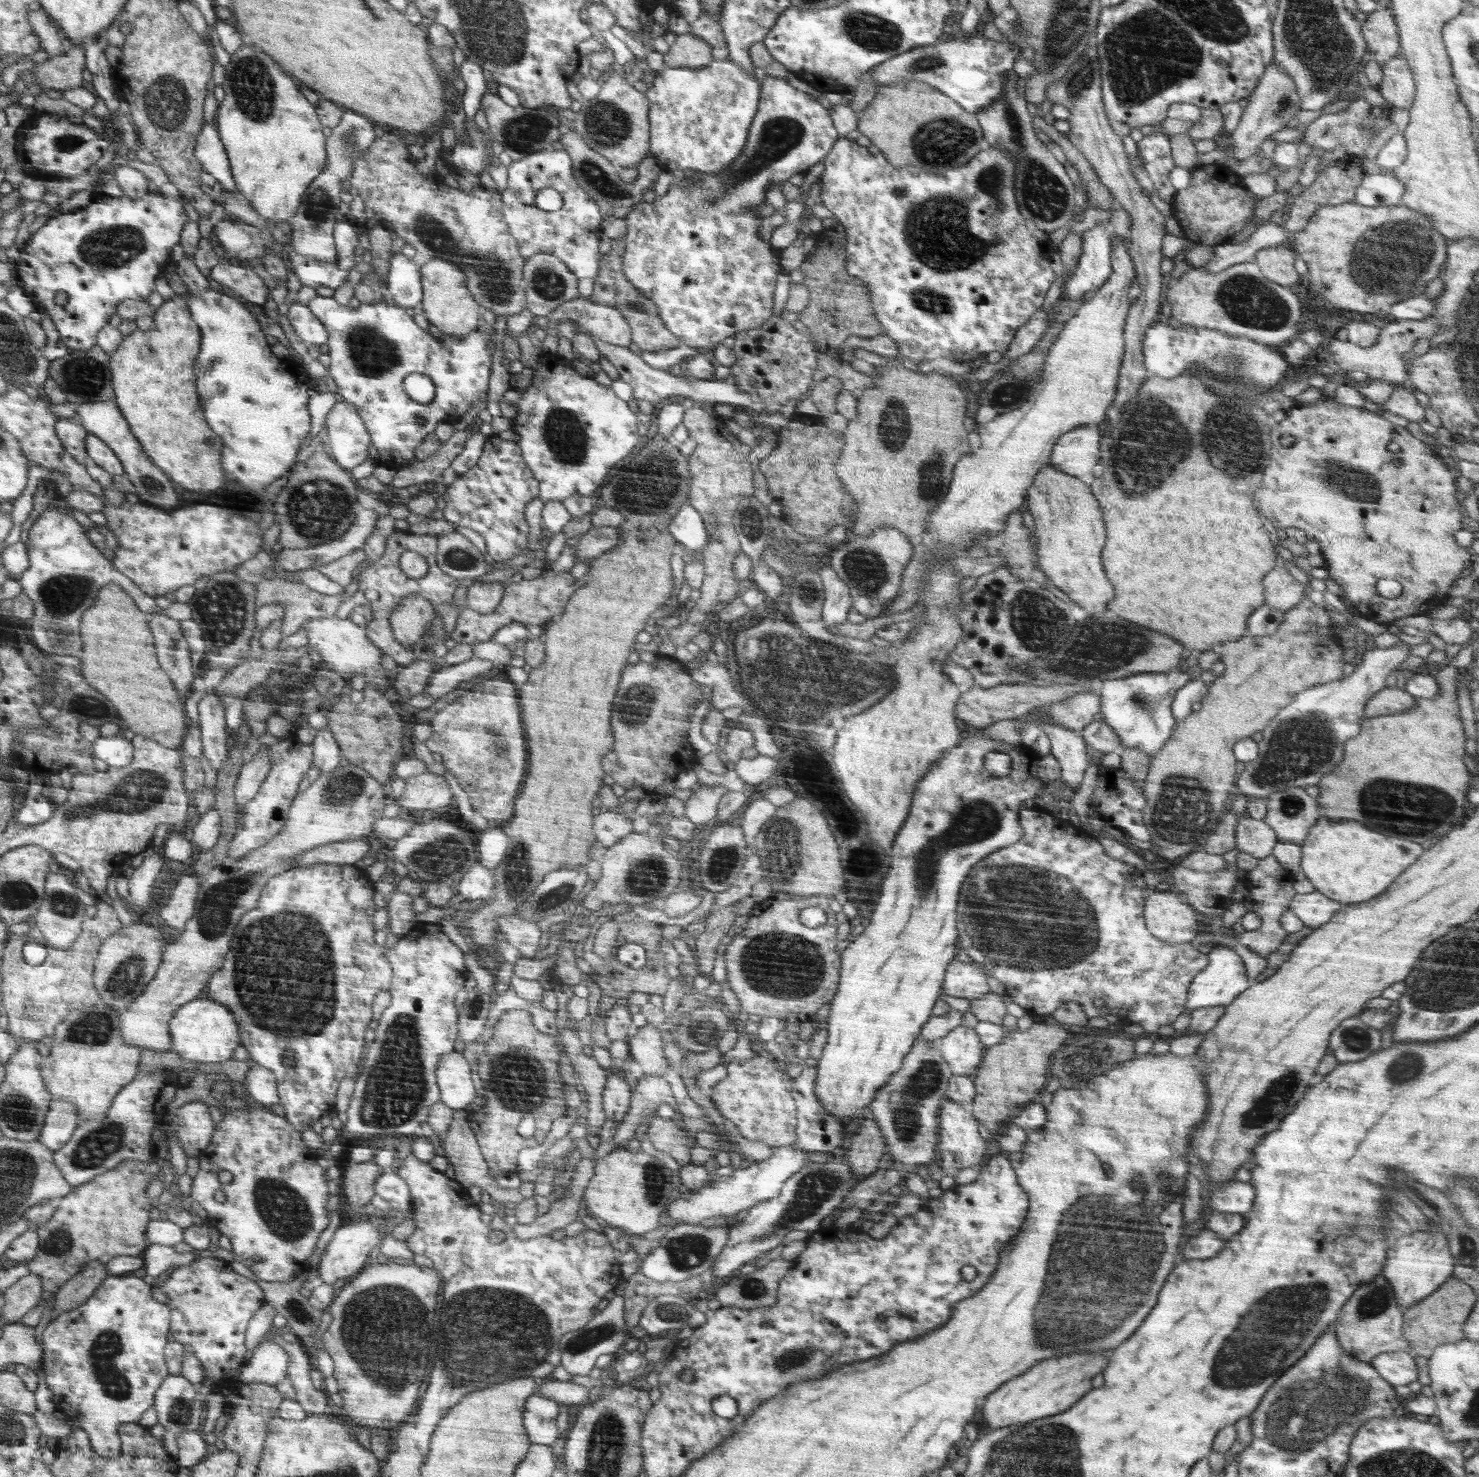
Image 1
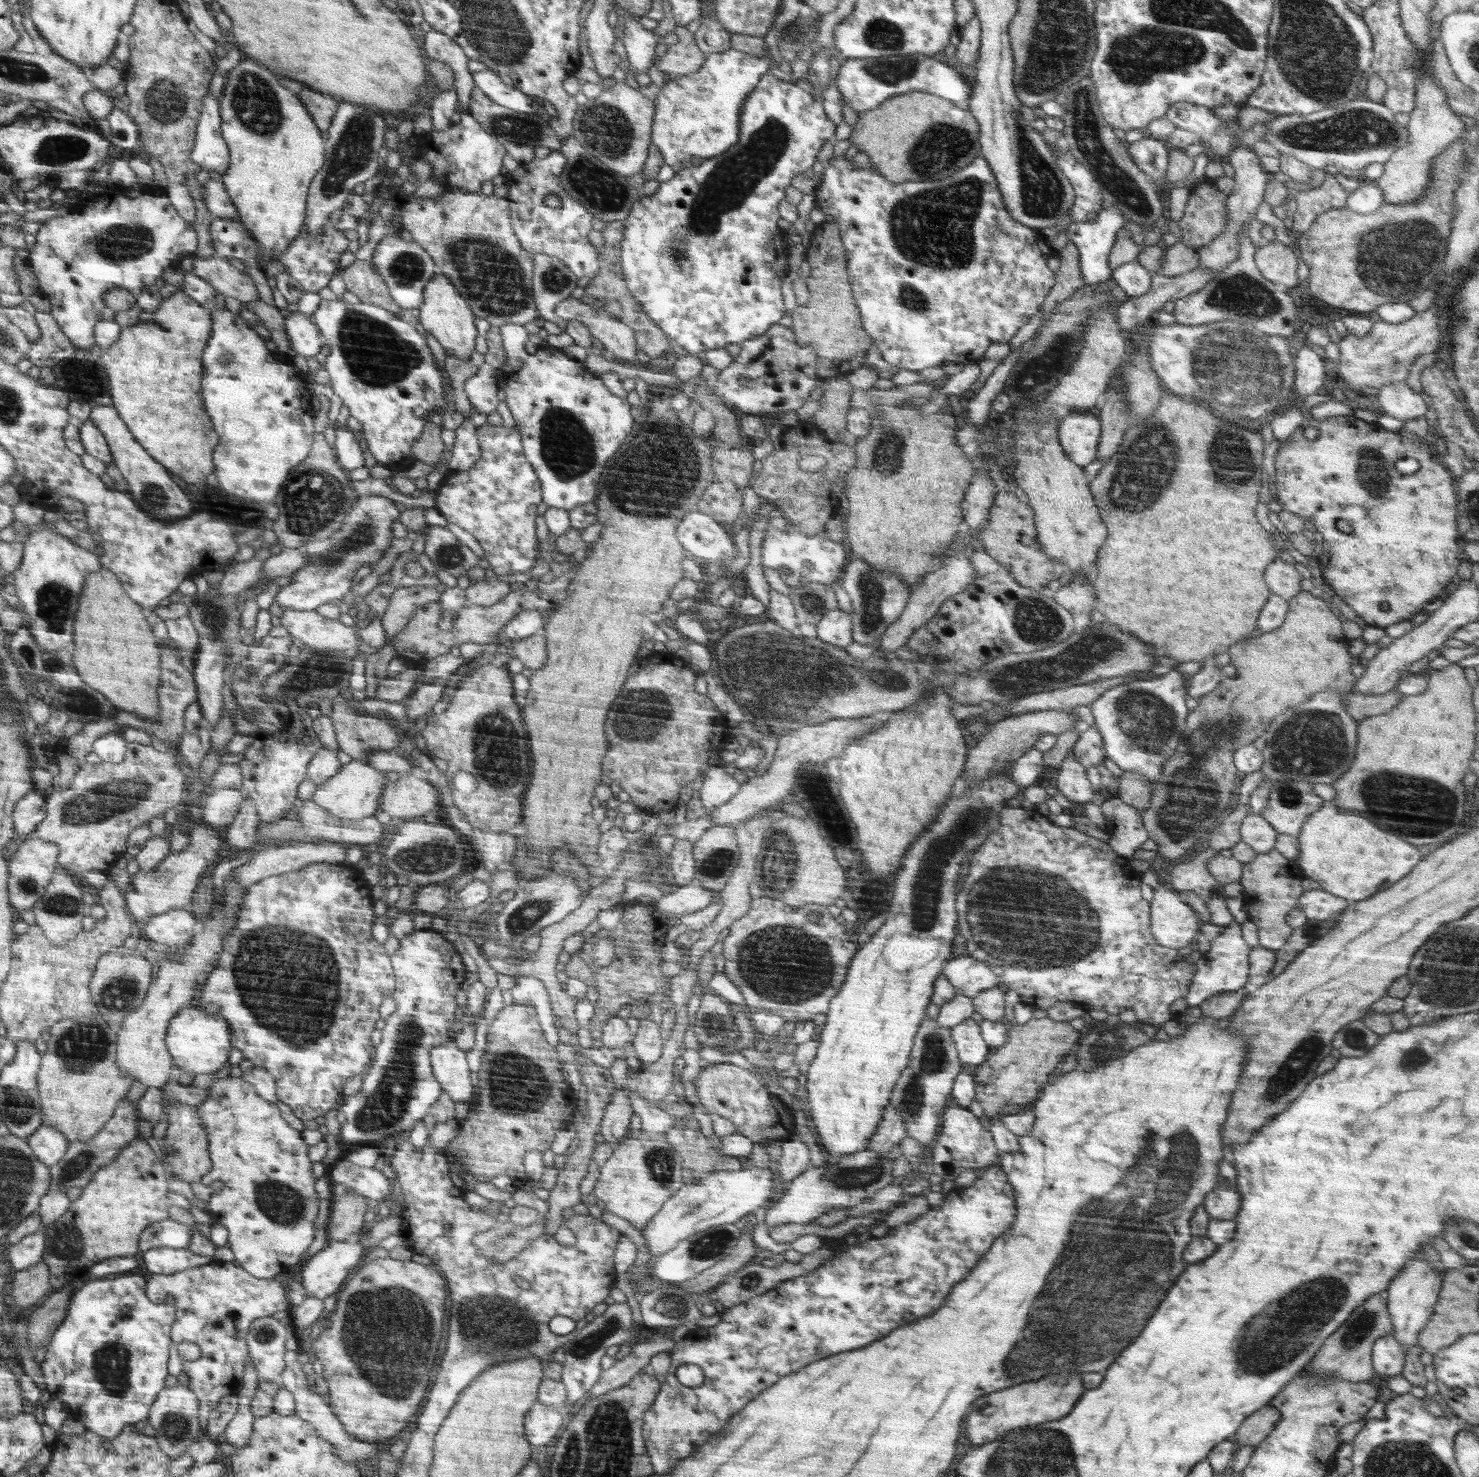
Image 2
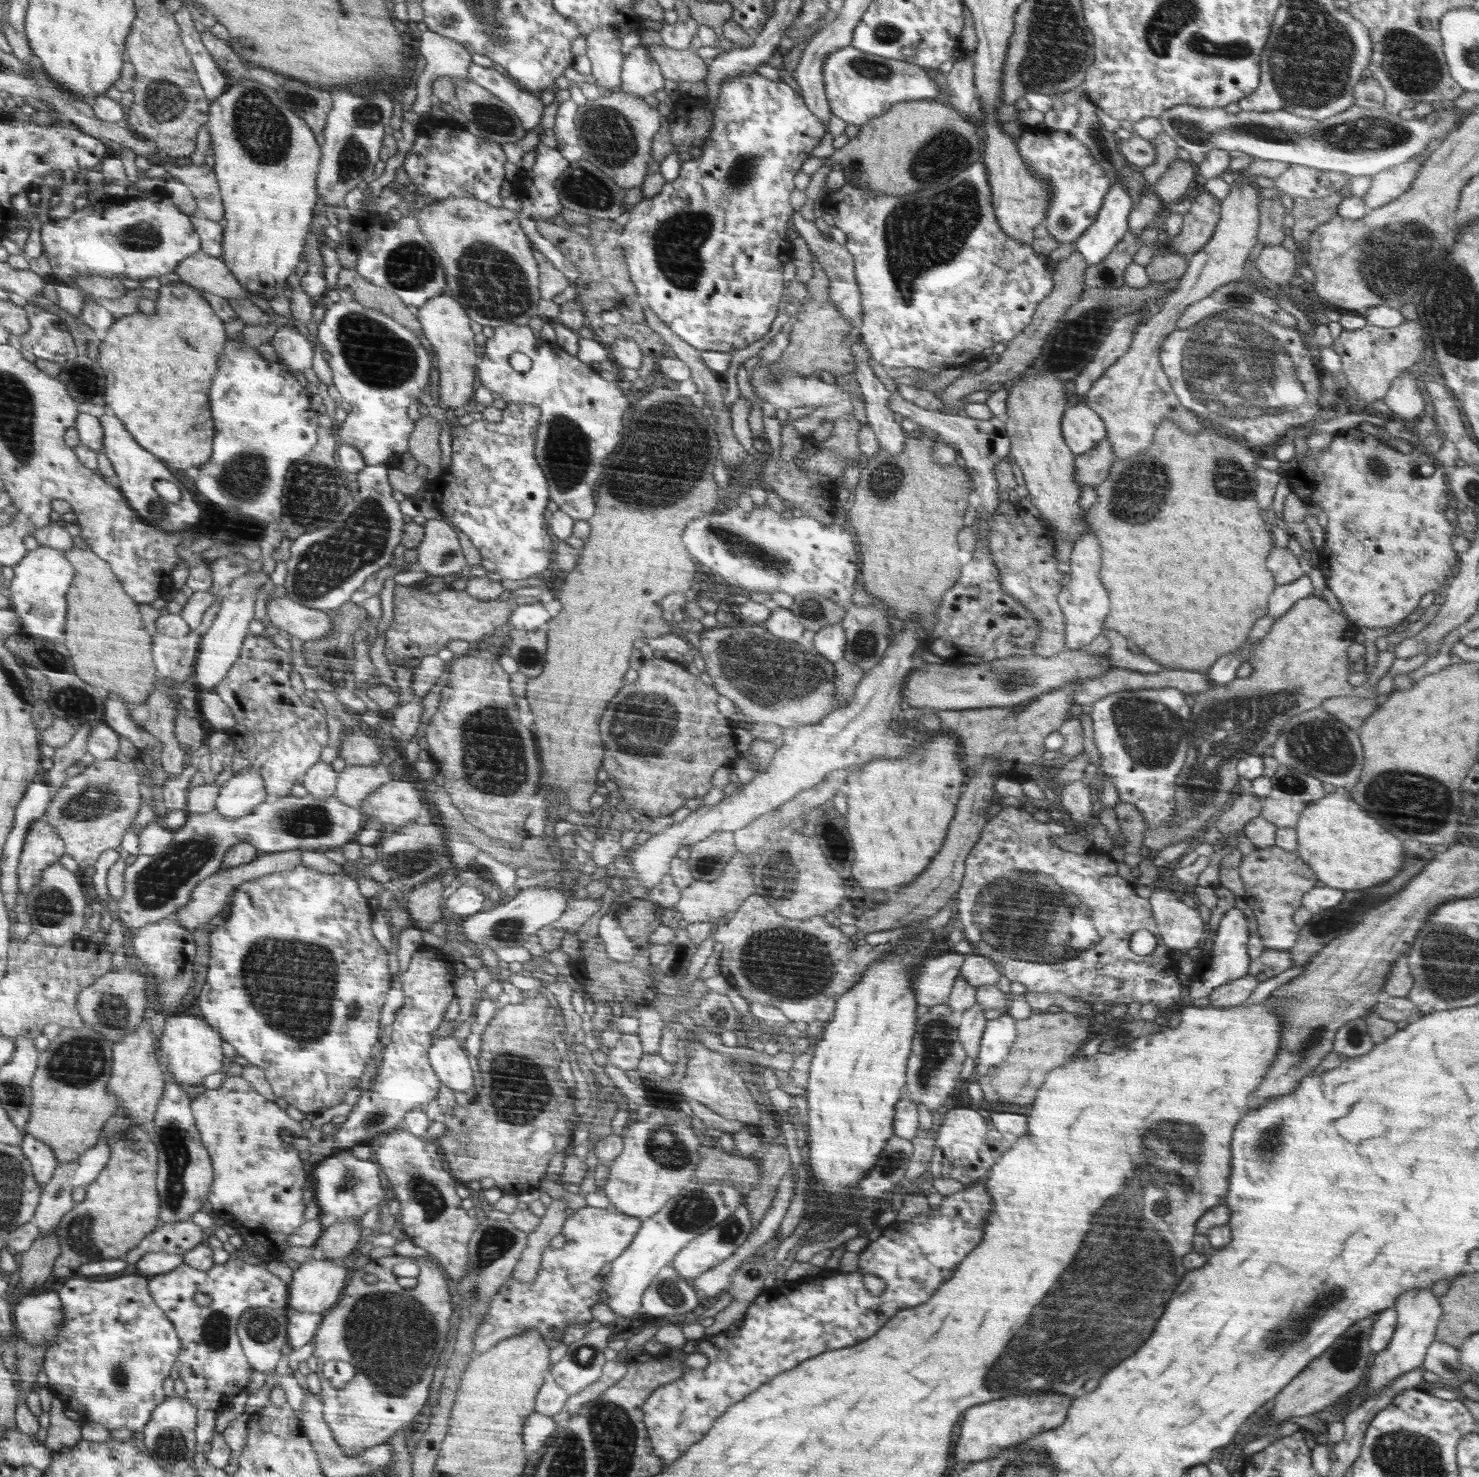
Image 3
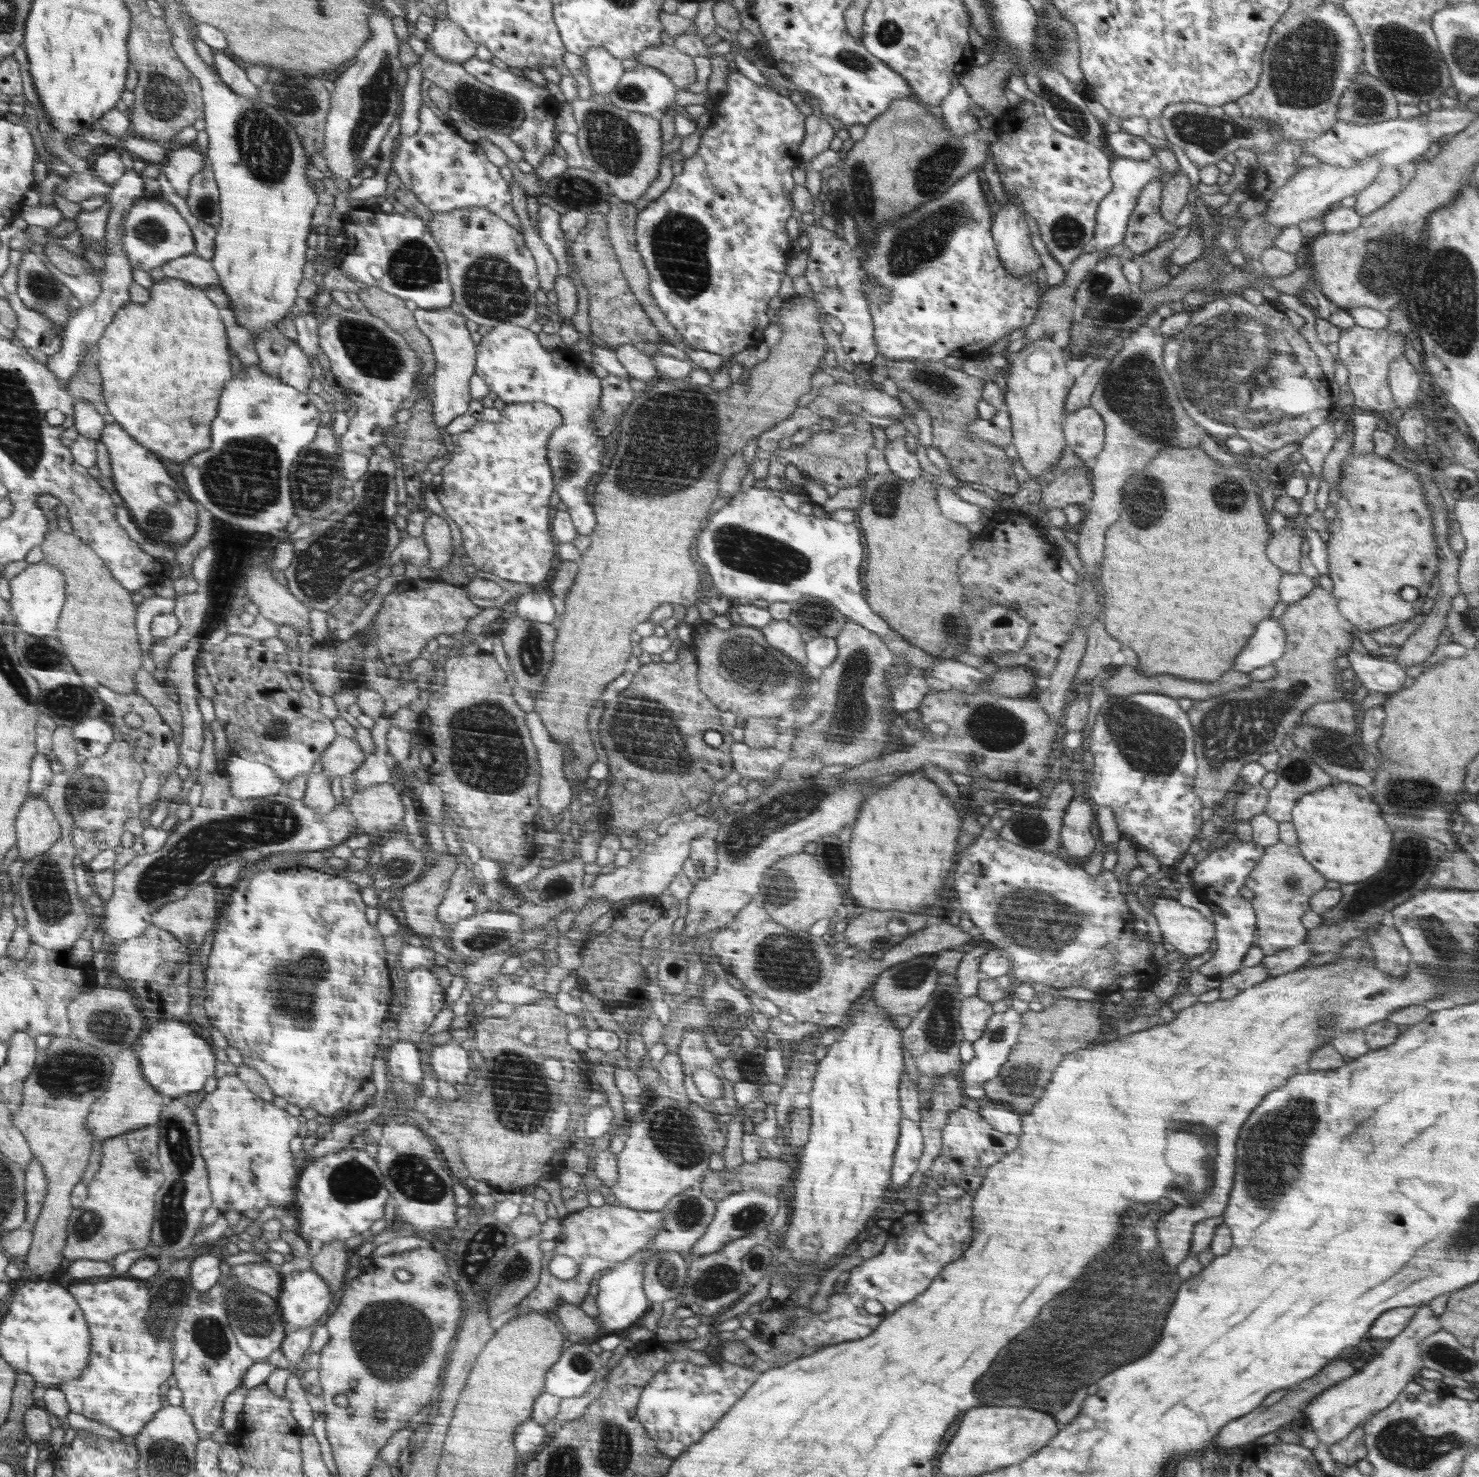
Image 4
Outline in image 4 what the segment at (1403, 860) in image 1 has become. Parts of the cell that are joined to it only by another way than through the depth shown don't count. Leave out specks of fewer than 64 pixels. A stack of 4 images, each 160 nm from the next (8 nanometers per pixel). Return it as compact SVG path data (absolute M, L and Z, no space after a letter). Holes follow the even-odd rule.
M1334 782L1301 796L1291 815L1302 856L1327 880L1354 884L1386 866L1392 850L1392 832L1364 787Z

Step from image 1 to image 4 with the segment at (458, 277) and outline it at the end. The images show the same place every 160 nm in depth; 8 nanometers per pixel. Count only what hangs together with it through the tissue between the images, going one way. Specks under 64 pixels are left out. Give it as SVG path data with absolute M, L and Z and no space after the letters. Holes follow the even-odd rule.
M448 308L425 309L413 311L418 329L433 343L437 356L437 372L433 386L433 420L438 428L449 426L457 416L462 416L472 400L468 394L468 382L474 376L474 364L477 364L477 346L470 340L470 332L464 326L464 318Z

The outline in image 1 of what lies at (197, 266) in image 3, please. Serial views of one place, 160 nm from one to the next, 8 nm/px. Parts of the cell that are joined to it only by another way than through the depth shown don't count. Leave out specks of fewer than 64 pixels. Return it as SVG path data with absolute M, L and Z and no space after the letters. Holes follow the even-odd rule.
M219 262L211 268L209 276L254 304L262 306L268 300L268 287L262 278L241 265Z

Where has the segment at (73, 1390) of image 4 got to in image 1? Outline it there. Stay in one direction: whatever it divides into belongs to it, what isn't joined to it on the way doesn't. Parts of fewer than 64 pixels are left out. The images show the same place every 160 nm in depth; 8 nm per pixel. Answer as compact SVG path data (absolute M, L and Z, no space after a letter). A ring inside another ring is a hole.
M143 1273L111 1275L80 1308L52 1319L43 1333L45 1380L54 1394L53 1400L80 1430L89 1432L96 1452L105 1457L123 1454L122 1427L144 1418L148 1408L155 1406L157 1392L171 1375L166 1362L166 1344L172 1333L173 1308L156 1300L155 1290L144 1282Z

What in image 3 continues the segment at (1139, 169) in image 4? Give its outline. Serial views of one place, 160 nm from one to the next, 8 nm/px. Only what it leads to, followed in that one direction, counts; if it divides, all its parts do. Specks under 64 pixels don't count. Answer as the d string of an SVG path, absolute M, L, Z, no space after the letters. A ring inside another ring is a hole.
M1114 184L1102 203L1100 214L1075 242L1078 252L1090 265L1100 264L1110 251L1121 242L1129 231L1128 217L1133 209L1133 200L1124 184Z

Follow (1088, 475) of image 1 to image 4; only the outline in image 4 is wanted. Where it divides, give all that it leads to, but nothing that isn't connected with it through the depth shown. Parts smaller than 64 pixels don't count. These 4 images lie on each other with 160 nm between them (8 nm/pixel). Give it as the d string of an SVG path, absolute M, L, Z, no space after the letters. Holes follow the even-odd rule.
M1088 406L1067 413L1064 423L1067 446L1073 448L1075 454L1091 467L1105 446L1105 421L1101 413Z

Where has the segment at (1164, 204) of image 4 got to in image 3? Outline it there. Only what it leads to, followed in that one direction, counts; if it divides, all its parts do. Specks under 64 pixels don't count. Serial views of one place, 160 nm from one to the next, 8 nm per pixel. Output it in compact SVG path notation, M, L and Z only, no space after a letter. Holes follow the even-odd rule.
M1176 160L1166 168L1166 173L1154 187L1164 205L1184 198L1185 193L1198 181L1194 166L1190 162Z

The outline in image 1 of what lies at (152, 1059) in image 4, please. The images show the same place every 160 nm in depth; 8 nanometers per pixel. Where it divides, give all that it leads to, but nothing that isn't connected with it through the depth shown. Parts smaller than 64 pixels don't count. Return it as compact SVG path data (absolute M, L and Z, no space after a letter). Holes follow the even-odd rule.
M206 996L192 1000L172 1019L171 1030L174 1038L173 1051L186 1062L208 1064L224 1062L232 1058L236 1046L240 1046L241 1033L234 1015L220 1002L212 1001Z

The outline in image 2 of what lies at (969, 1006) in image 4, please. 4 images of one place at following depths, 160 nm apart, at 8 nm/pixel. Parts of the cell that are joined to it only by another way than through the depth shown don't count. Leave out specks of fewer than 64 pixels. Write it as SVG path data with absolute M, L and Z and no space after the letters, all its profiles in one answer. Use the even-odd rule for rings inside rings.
M967 1019L950 1030L955 1047L958 1048L959 1058L966 1072L975 1071L982 1062L986 1061L991 1048L984 1042L980 1034L980 1026L974 1020Z

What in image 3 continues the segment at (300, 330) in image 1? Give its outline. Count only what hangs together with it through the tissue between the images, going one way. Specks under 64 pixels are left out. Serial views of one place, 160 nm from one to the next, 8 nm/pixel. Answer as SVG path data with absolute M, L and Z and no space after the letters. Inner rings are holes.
M294 326L280 327L265 347L287 370L306 370L312 366L312 343Z

